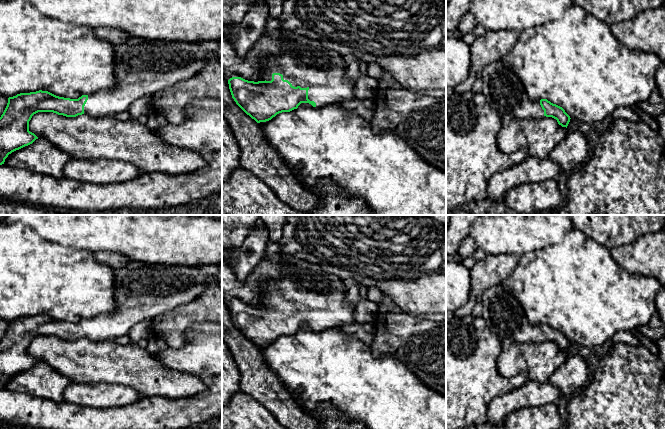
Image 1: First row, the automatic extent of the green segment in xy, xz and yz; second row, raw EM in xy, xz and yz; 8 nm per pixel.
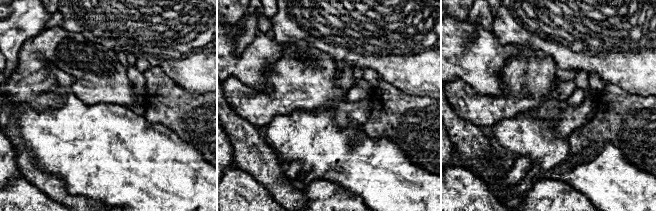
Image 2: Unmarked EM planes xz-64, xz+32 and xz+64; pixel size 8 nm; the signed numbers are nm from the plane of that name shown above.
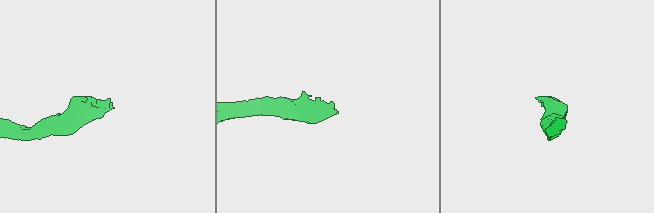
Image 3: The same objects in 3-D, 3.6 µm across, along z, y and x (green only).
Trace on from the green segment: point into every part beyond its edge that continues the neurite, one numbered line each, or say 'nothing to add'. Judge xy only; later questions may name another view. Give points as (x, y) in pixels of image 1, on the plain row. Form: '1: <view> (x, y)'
1: xy (142, 290)

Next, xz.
1: xz (303, 285)

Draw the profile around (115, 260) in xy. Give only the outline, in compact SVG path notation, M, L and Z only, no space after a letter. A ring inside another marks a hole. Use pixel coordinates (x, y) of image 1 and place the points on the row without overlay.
M110 251L95 252L96 259L105 265L112 267L114 270L122 267L127 259L119 253Z

